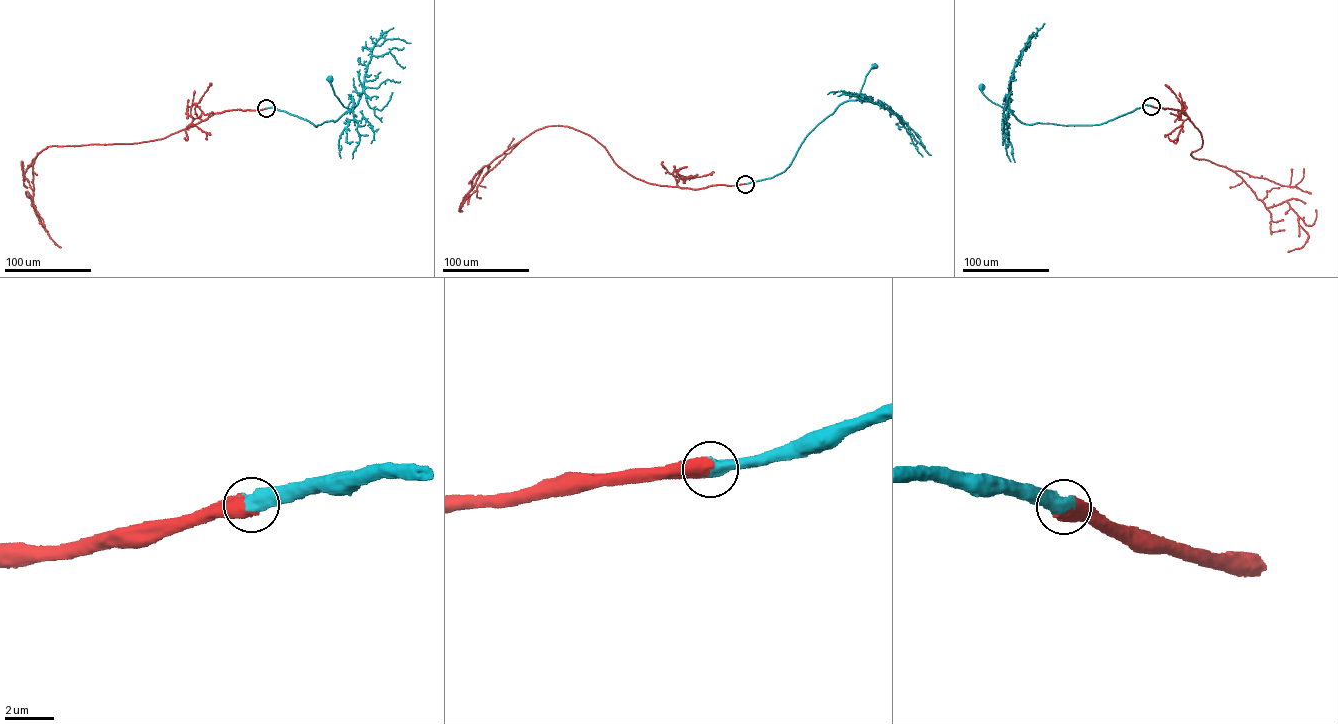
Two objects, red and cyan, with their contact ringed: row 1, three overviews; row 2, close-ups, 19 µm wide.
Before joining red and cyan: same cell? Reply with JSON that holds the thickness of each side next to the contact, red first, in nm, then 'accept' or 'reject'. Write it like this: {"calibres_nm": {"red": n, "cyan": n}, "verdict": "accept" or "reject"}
{"calibres_nm": {"red": 700, "cyan": 650}, "verdict": "accept"}

